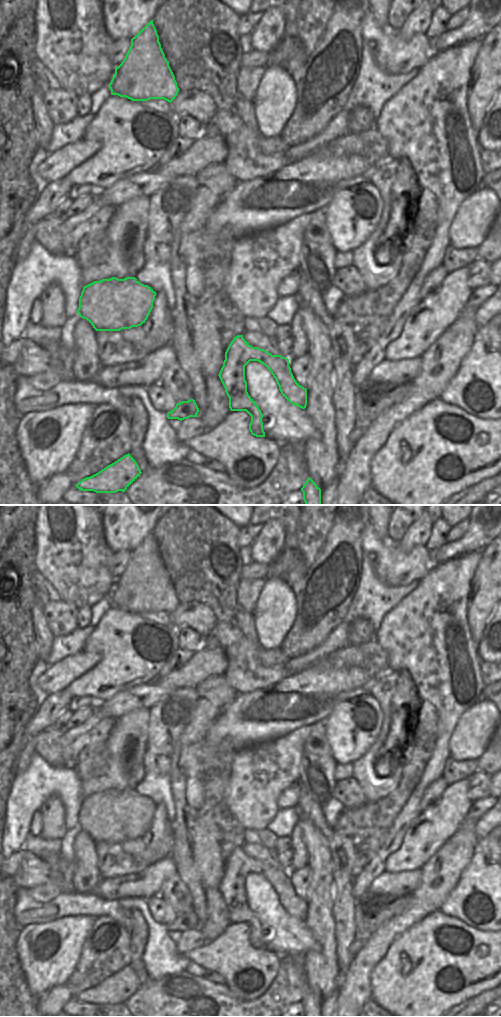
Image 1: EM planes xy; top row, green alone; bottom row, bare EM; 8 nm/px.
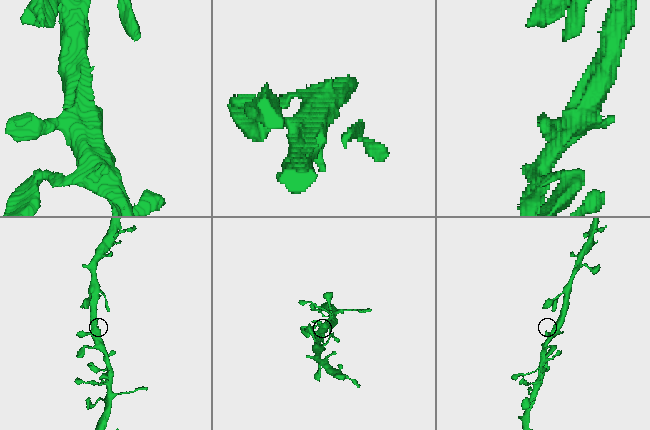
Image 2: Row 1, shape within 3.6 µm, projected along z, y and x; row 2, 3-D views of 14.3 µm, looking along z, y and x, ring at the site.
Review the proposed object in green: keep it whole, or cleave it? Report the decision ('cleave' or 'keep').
keep

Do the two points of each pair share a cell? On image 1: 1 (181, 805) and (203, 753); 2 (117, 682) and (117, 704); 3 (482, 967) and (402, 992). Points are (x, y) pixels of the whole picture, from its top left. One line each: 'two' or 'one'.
1: one
2: two
3: one

